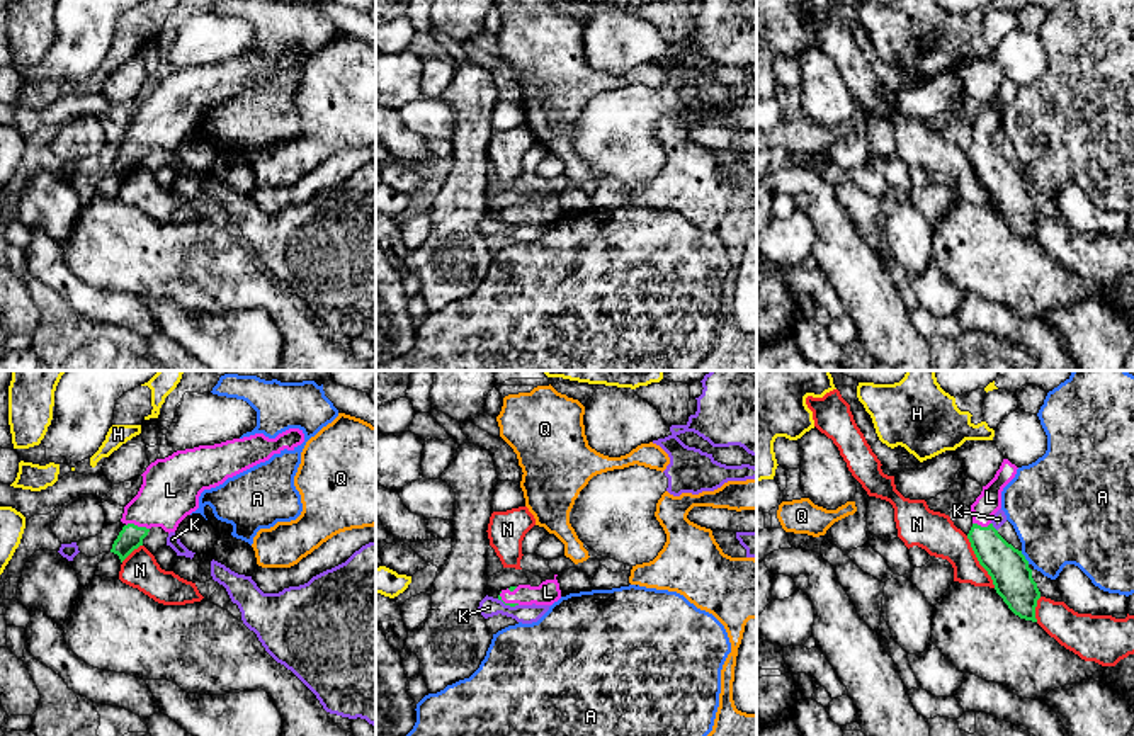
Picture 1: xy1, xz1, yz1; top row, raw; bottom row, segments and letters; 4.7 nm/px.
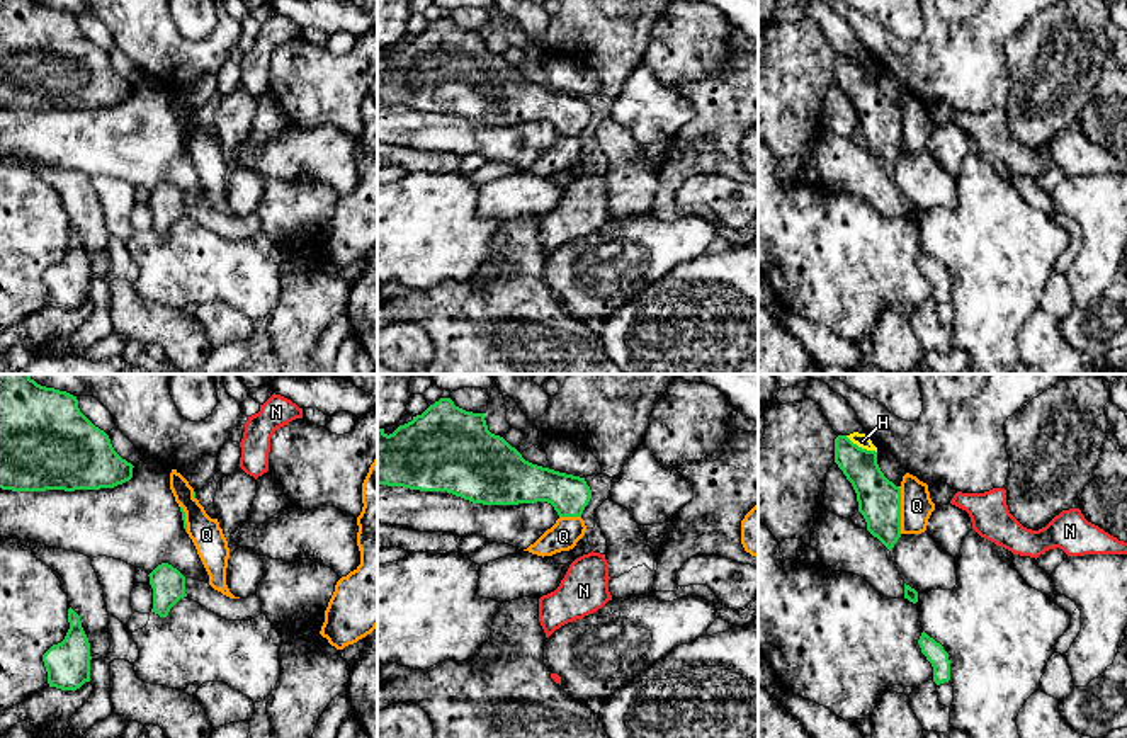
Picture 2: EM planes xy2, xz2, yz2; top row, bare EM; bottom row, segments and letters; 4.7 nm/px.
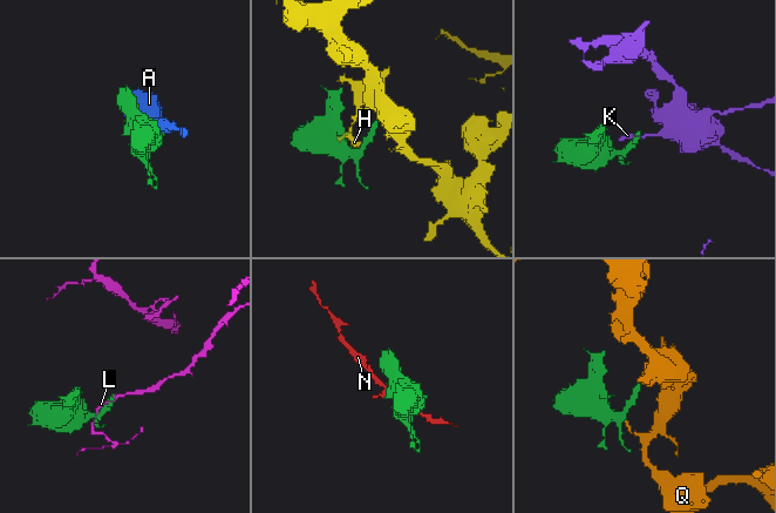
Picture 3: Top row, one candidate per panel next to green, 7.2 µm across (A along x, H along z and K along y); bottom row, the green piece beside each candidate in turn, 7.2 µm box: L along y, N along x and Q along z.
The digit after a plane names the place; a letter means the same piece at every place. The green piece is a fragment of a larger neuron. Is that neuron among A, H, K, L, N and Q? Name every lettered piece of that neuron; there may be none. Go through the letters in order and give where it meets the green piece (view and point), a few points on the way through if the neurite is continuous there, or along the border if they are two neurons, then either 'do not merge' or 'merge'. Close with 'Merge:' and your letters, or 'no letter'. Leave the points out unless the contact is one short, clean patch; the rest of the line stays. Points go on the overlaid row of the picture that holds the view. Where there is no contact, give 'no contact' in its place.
A: contact yz1 (1024, 558); do not merge
H: contact yz2 (860, 448); do not merge
K: contact yz1 (993, 527); border yz1 (992, 522), (997, 531); do not merge
L: contact xy1 (136, 526); way xy1 (131, 536), (136, 526), (170, 490); merge
N: contact yz1 (978, 560); do not merge
Q: contact yz2 (900, 510); border yz2 (898, 487), (901, 533); do not merge
Merge: L

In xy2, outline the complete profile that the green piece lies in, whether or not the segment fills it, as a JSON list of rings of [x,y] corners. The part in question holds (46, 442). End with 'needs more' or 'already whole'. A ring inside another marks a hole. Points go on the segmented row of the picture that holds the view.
[[[0,374],[0,488],[12,491],[100,490],[133,478],[133,464],[112,447],[109,435],[78,408],[76,396],[37,384],[29,374]]] | already whole

